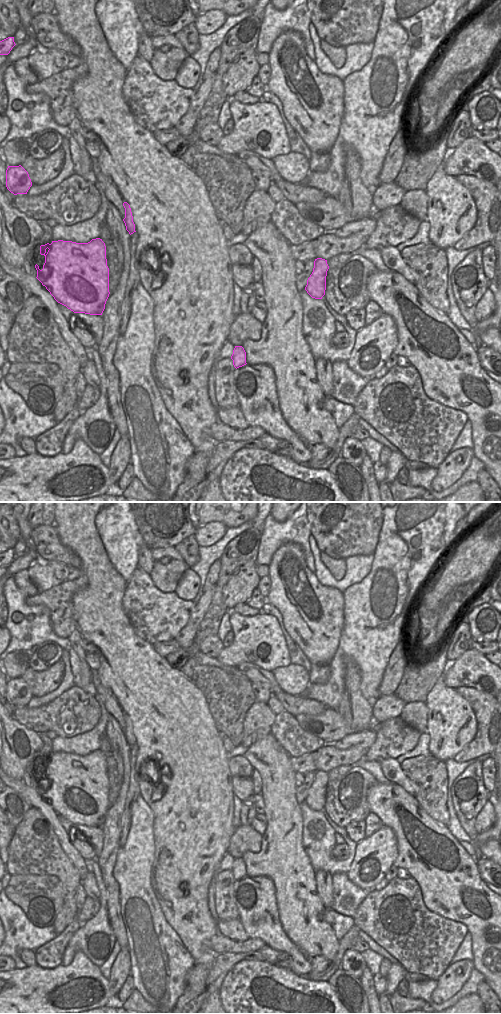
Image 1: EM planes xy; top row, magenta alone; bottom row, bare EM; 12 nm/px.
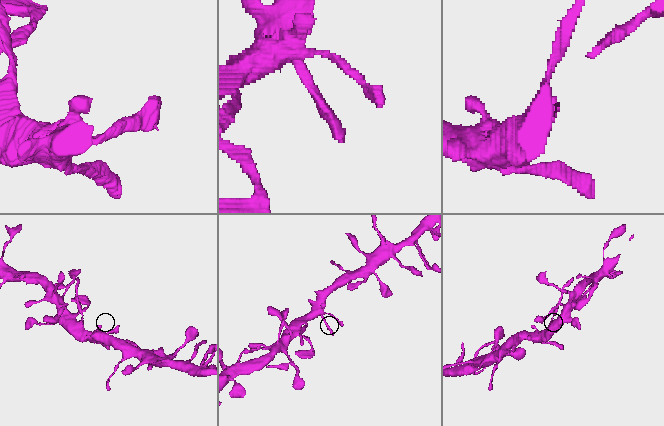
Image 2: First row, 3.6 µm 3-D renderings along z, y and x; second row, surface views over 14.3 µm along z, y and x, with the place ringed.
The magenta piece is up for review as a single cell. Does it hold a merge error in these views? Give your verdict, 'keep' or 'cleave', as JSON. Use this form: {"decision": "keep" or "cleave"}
{"decision": "cleave"}

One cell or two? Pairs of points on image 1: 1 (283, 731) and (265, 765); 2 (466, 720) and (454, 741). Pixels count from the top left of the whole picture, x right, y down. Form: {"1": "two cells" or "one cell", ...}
{"1": "two cells", "2": "one cell"}

